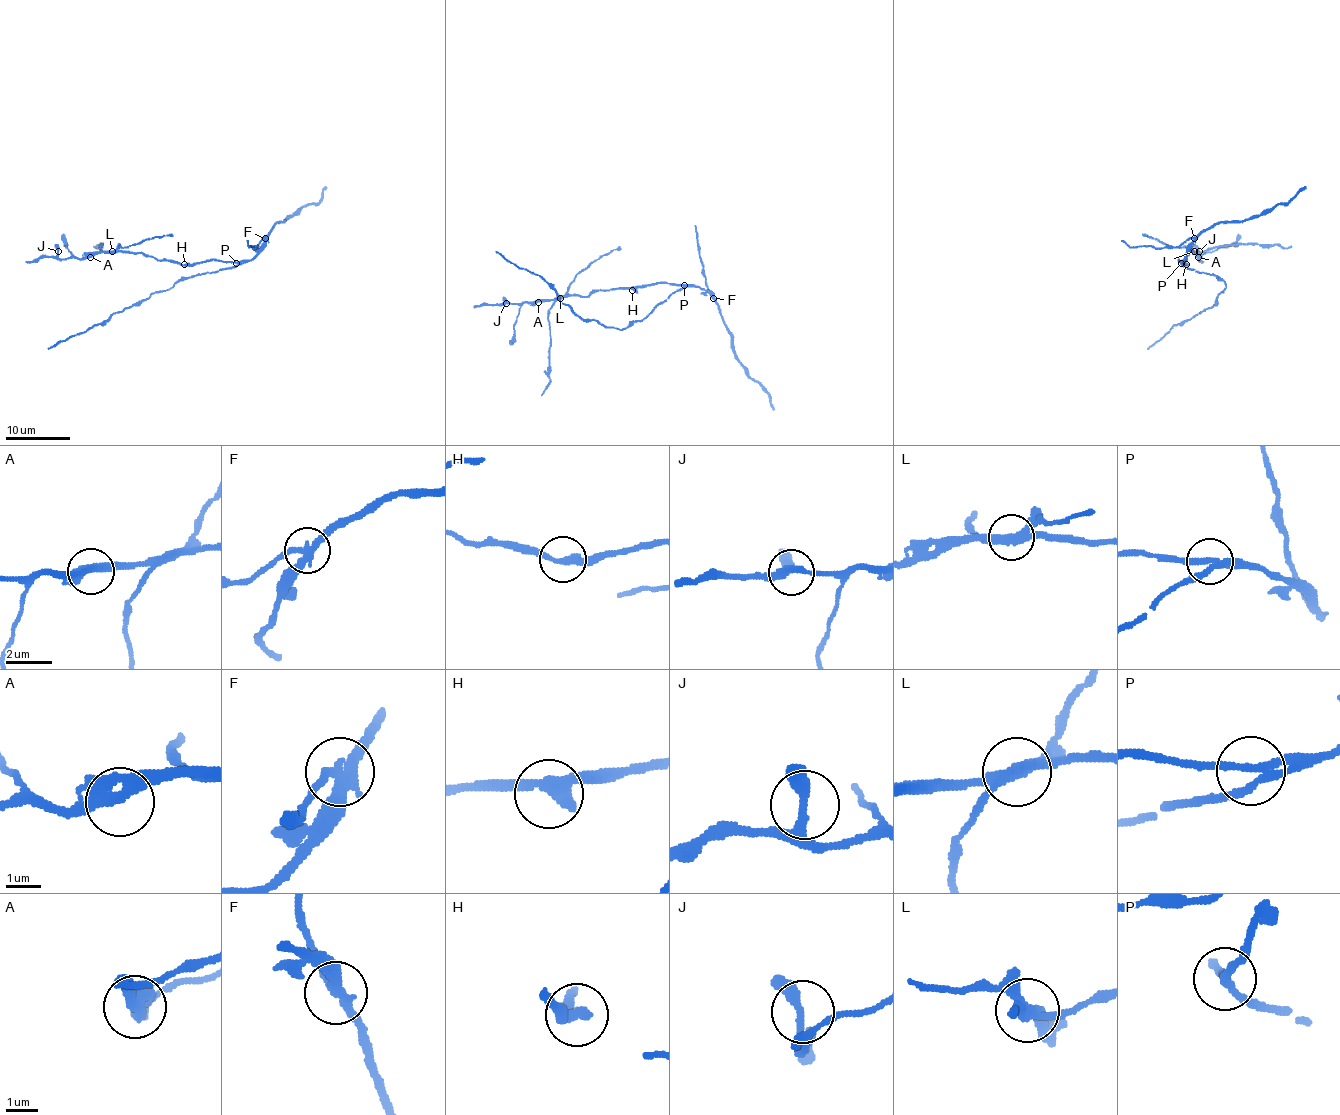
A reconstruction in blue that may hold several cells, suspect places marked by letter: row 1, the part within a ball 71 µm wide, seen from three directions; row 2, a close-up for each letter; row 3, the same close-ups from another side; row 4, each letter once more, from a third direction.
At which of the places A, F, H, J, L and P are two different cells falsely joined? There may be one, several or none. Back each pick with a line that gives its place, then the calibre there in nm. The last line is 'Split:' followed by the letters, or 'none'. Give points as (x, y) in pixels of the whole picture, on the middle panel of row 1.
F: at (713, 298); 280 nm thick
L: at (560, 298); 320 nm thick
Split: F, L

